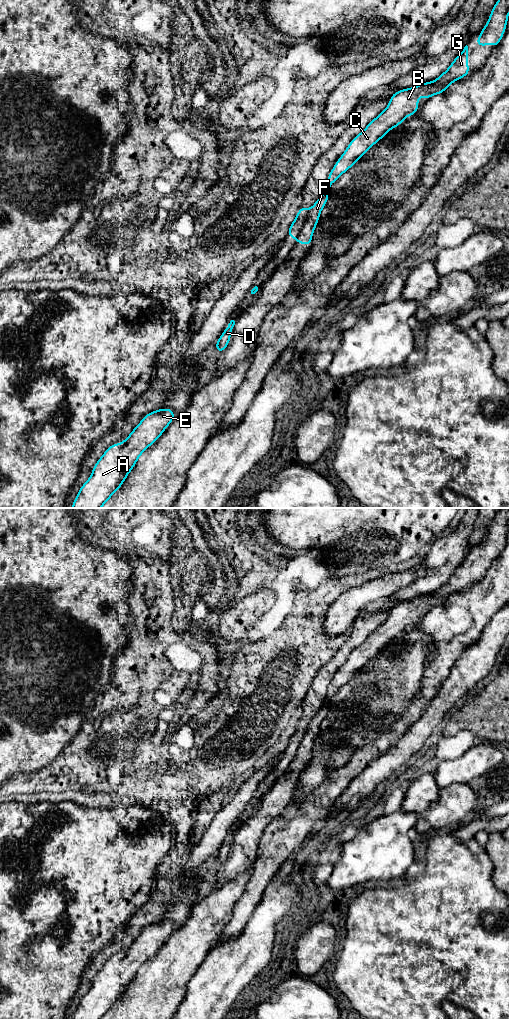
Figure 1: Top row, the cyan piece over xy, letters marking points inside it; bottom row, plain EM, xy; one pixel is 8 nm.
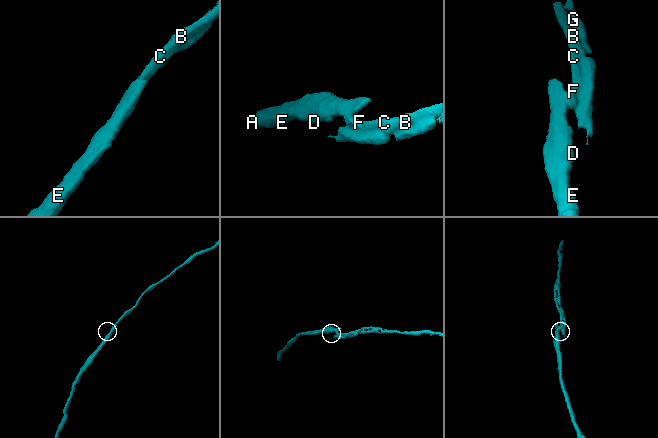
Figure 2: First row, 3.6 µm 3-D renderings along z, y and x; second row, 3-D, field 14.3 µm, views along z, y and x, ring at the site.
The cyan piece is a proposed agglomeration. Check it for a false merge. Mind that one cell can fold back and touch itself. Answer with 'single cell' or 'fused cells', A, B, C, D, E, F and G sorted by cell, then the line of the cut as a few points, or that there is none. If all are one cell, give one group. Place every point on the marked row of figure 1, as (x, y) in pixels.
fused cells | A D E / B C F G | xy (309, 210), (296, 238)

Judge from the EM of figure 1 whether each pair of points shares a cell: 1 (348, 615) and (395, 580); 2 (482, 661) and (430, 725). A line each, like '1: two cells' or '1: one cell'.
1: one cell
2: one cell

